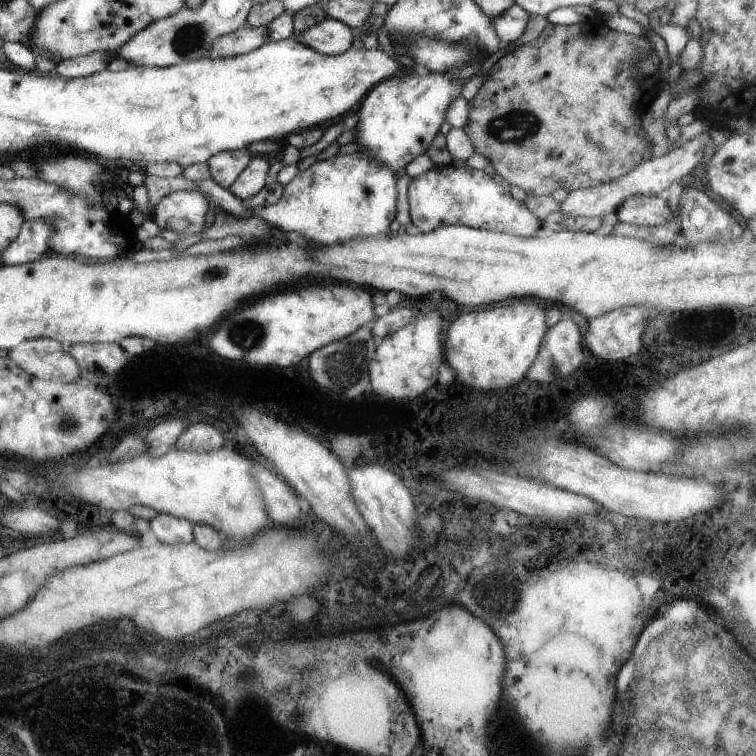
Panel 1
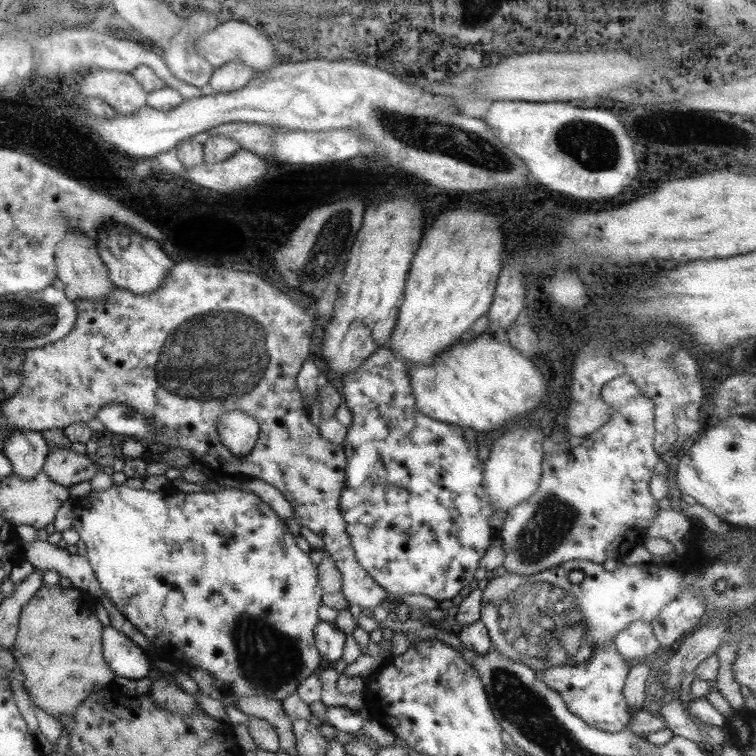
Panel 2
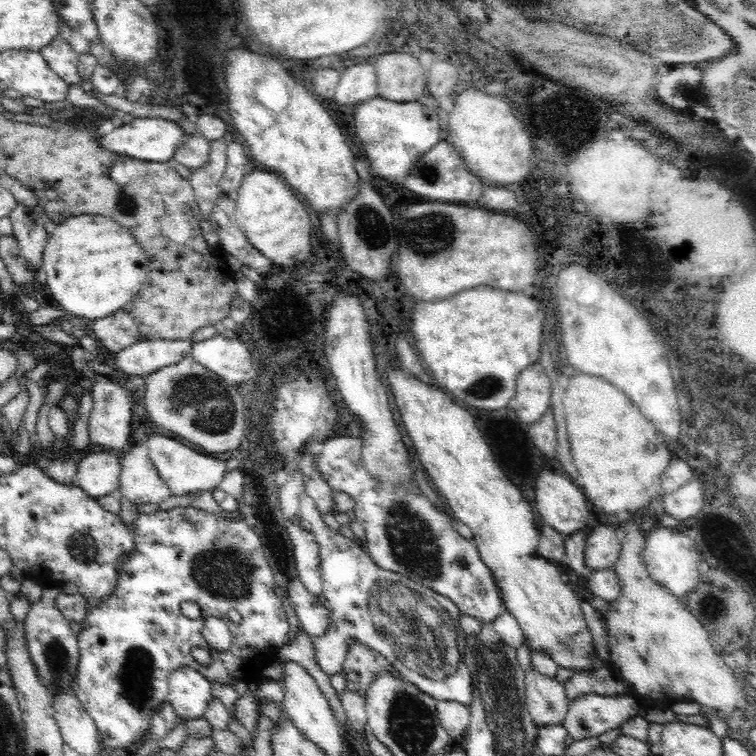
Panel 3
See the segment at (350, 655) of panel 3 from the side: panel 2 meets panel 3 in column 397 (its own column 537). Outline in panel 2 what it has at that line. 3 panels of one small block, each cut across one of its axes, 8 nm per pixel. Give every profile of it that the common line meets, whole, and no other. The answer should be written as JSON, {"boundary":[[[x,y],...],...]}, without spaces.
{"boundary":[[[608,641],[604,647],[592,654],[592,657],[578,665],[545,667],[544,670],[536,672],[536,676],[544,685],[560,694],[568,709],[585,723],[598,730],[616,733],[627,728],[630,720],[629,706],[623,693],[630,669],[624,657],[618,653],[616,643]]]}

